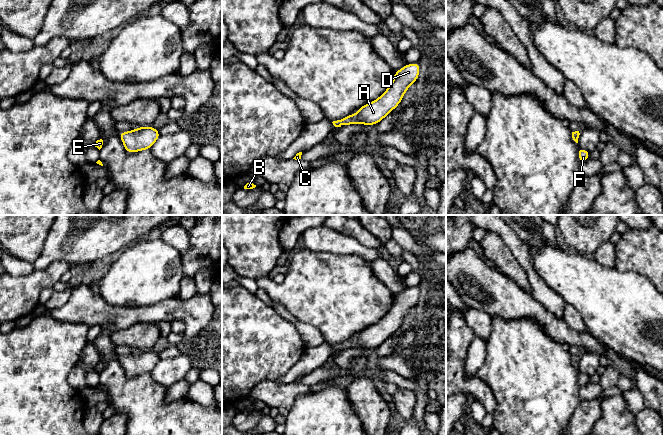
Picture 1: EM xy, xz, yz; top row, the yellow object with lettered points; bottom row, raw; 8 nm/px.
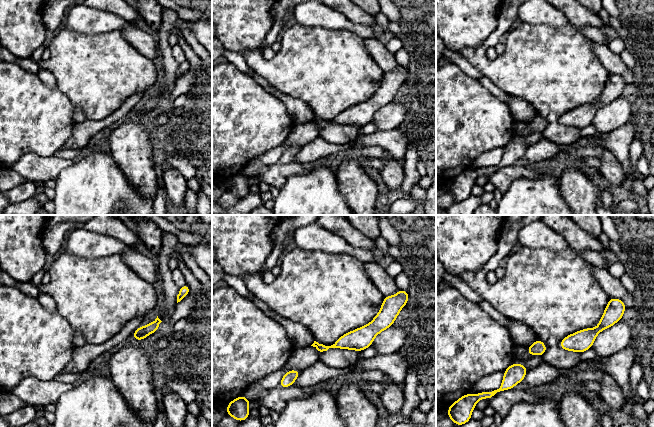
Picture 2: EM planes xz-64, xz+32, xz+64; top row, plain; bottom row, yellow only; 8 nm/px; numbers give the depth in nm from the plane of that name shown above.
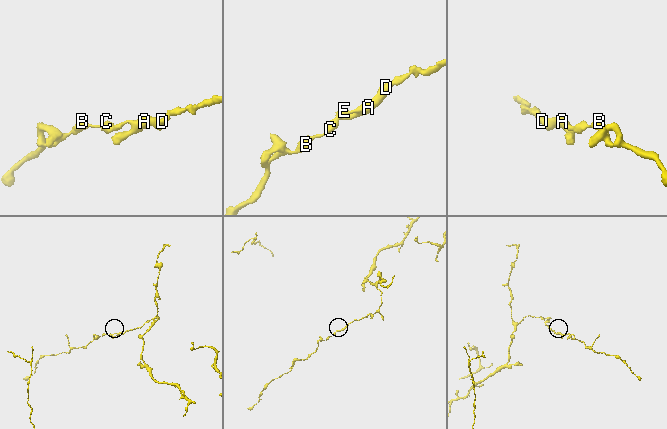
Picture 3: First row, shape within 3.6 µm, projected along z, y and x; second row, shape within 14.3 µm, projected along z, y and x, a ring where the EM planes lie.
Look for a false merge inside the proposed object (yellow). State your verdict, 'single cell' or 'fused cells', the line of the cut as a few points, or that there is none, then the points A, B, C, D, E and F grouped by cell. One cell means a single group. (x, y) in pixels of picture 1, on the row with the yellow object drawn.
single cell; no cut; A B C D E F

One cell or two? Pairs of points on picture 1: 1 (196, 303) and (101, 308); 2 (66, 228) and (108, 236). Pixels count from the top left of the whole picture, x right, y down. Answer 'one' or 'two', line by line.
1: one
2: one

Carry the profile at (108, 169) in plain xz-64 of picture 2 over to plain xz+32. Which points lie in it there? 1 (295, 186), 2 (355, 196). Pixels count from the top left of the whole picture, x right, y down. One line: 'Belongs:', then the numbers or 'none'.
Belongs: 1

